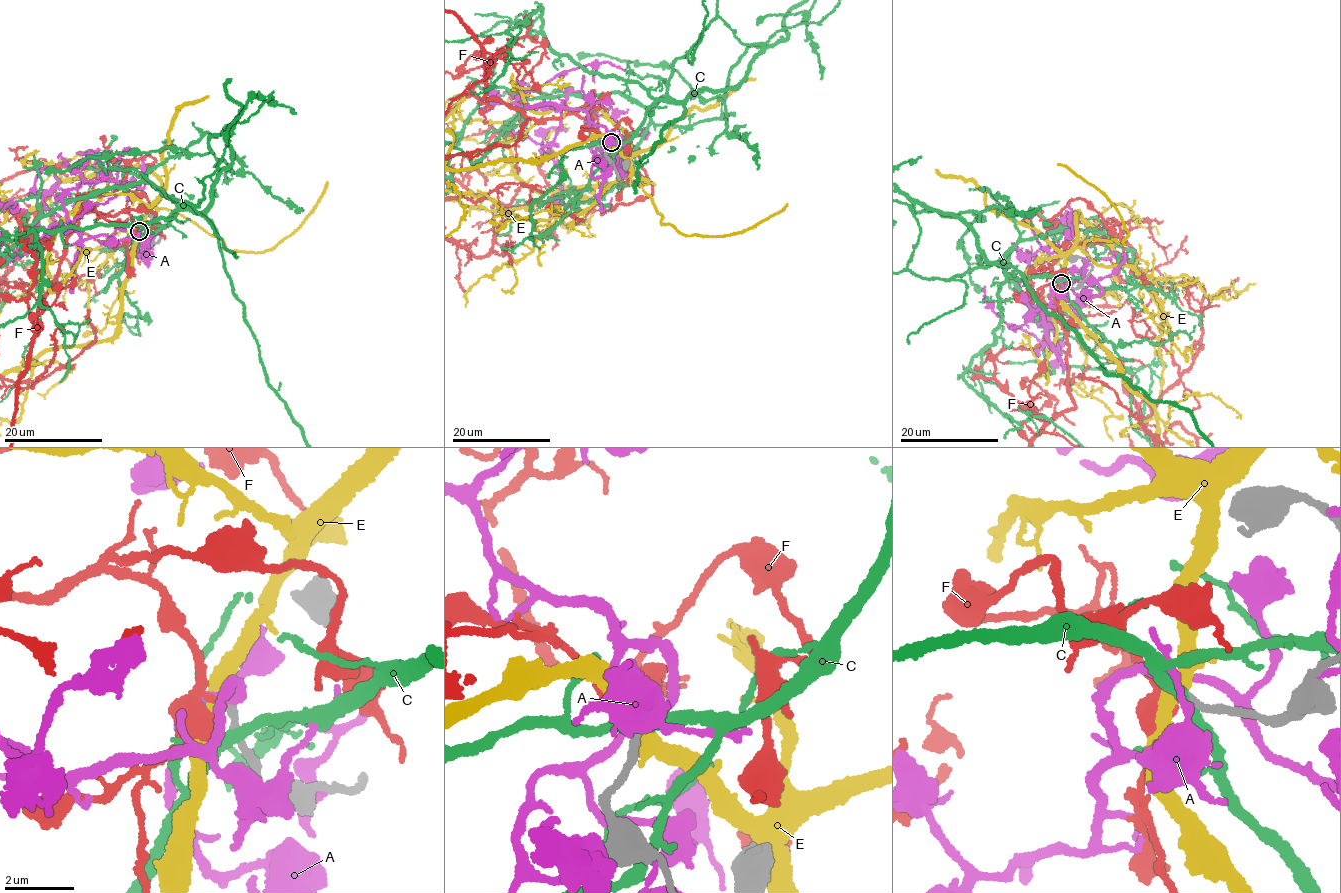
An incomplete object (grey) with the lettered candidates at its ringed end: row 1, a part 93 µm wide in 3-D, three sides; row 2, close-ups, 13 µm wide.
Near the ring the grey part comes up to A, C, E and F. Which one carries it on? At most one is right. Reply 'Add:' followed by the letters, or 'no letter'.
Add: F

